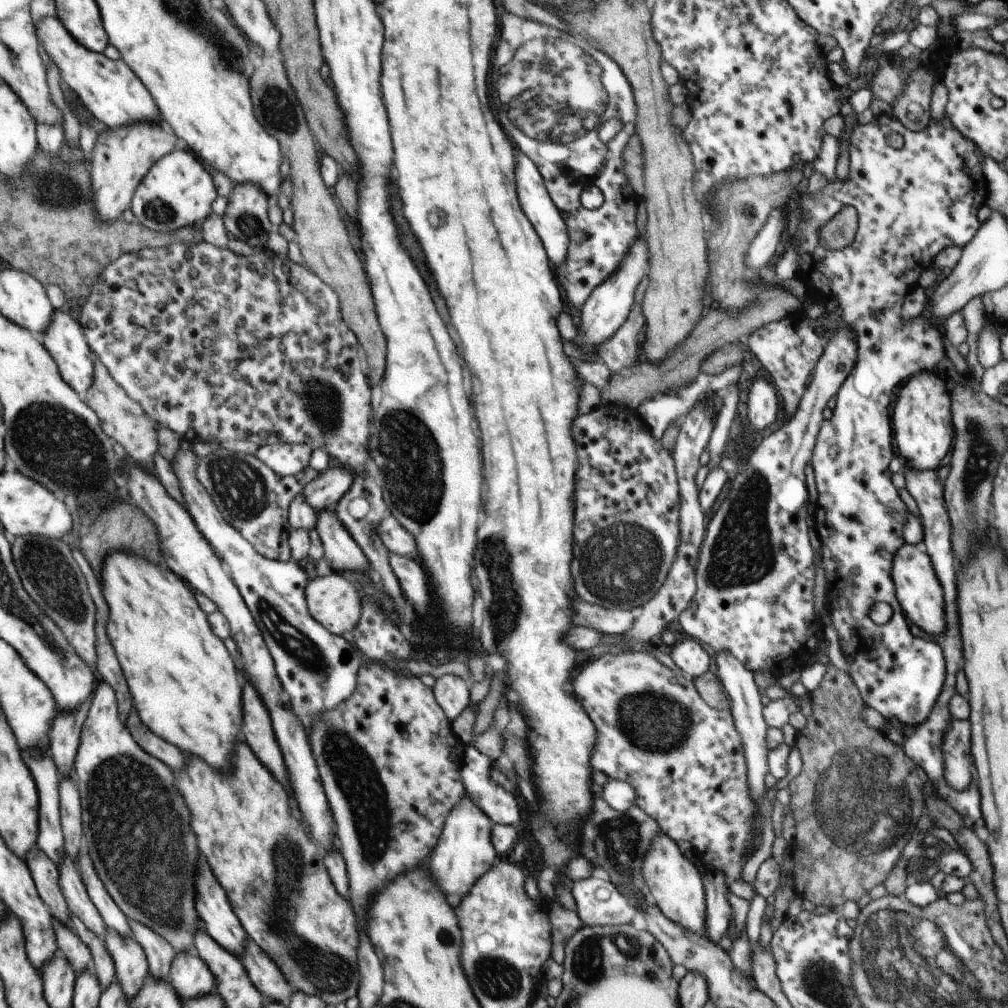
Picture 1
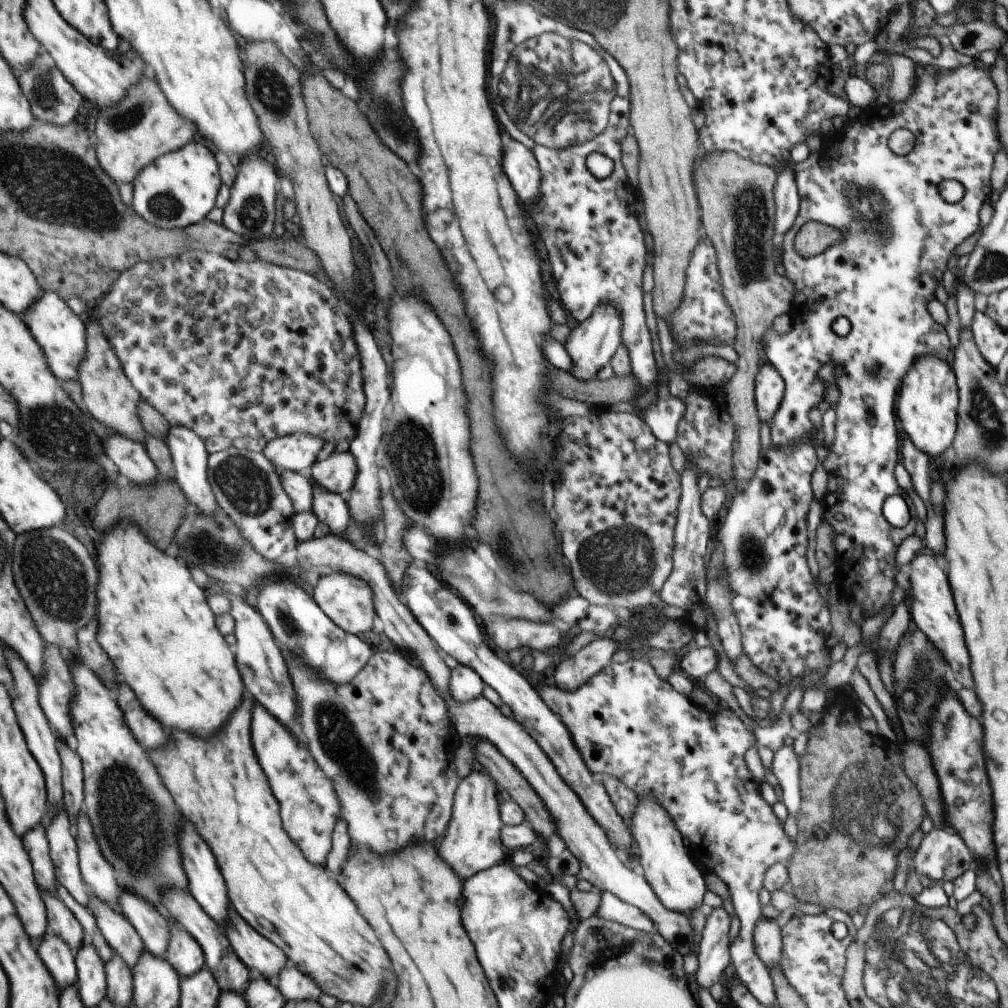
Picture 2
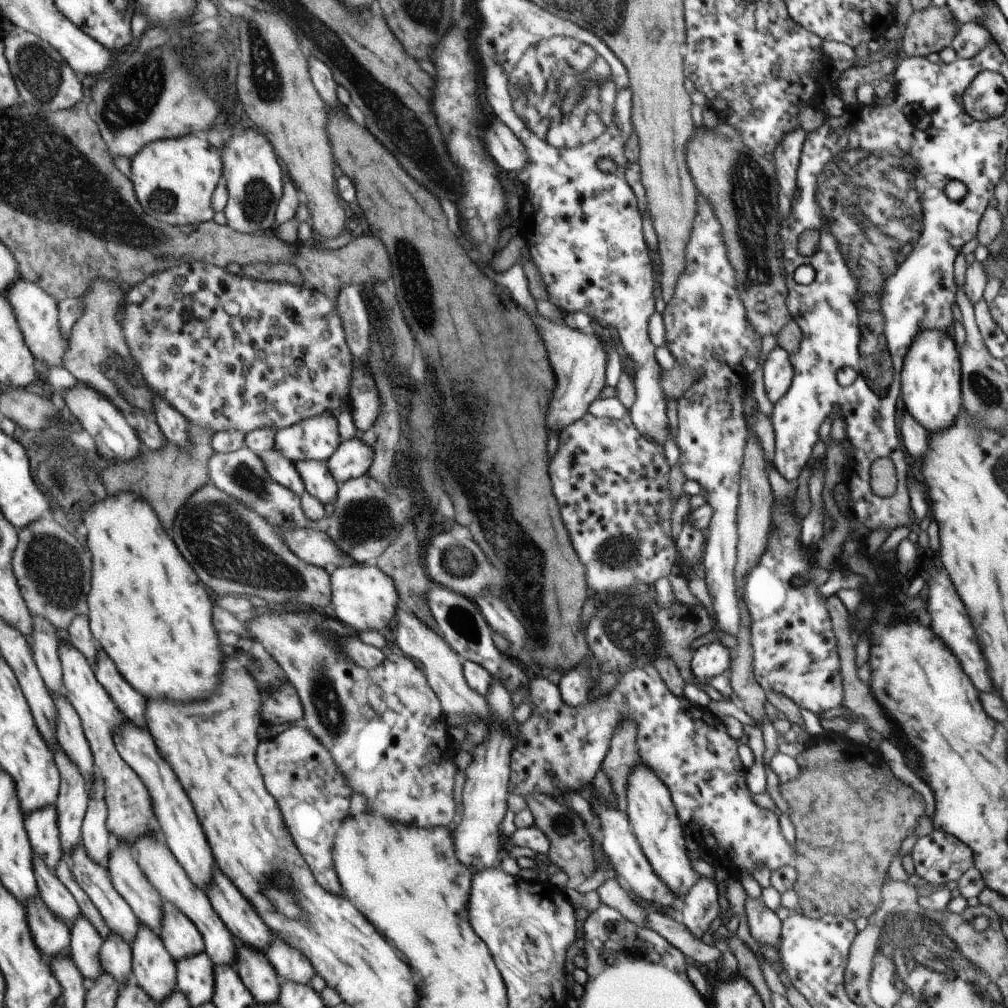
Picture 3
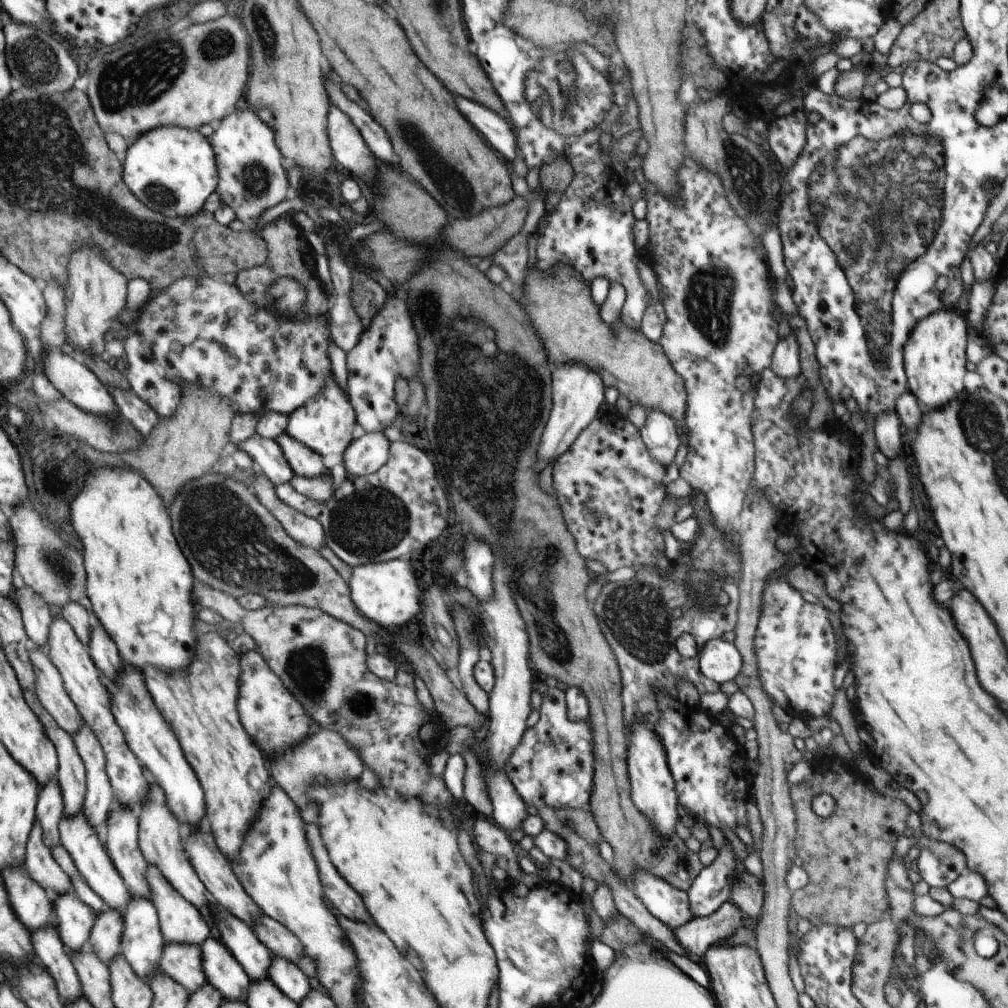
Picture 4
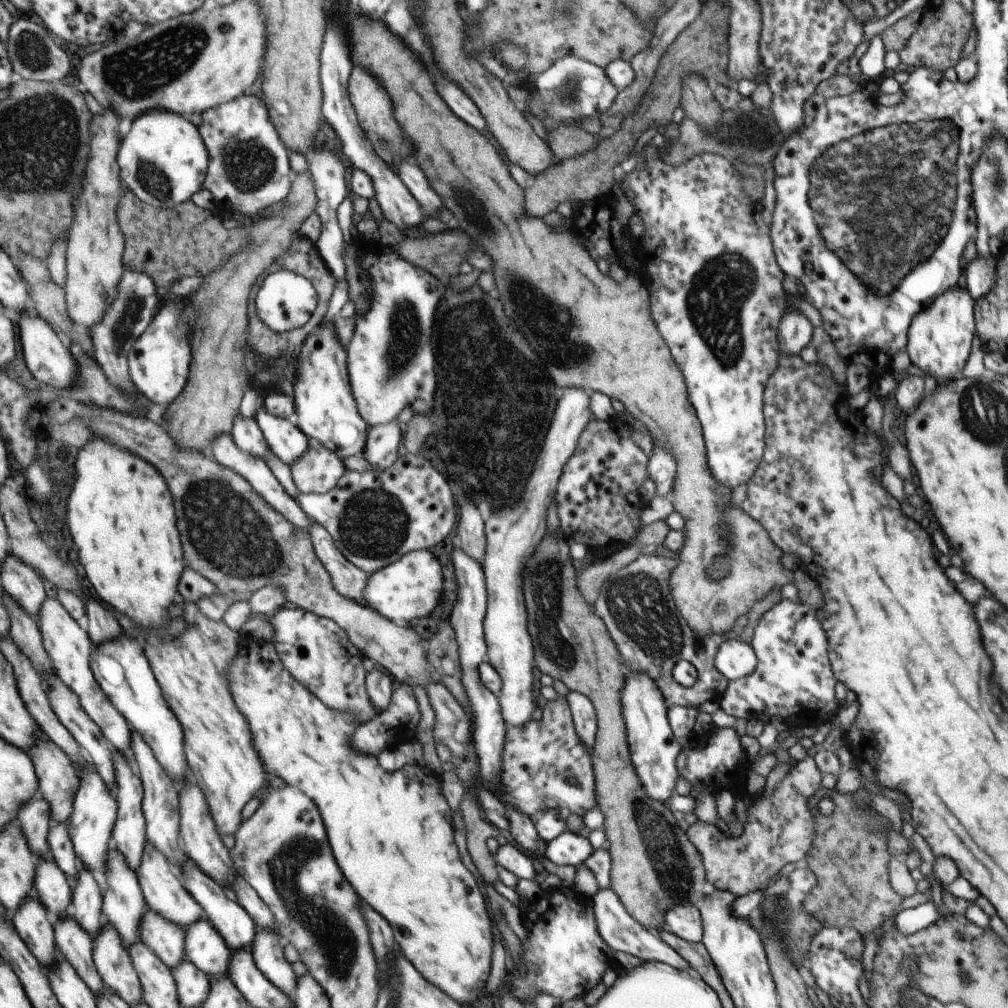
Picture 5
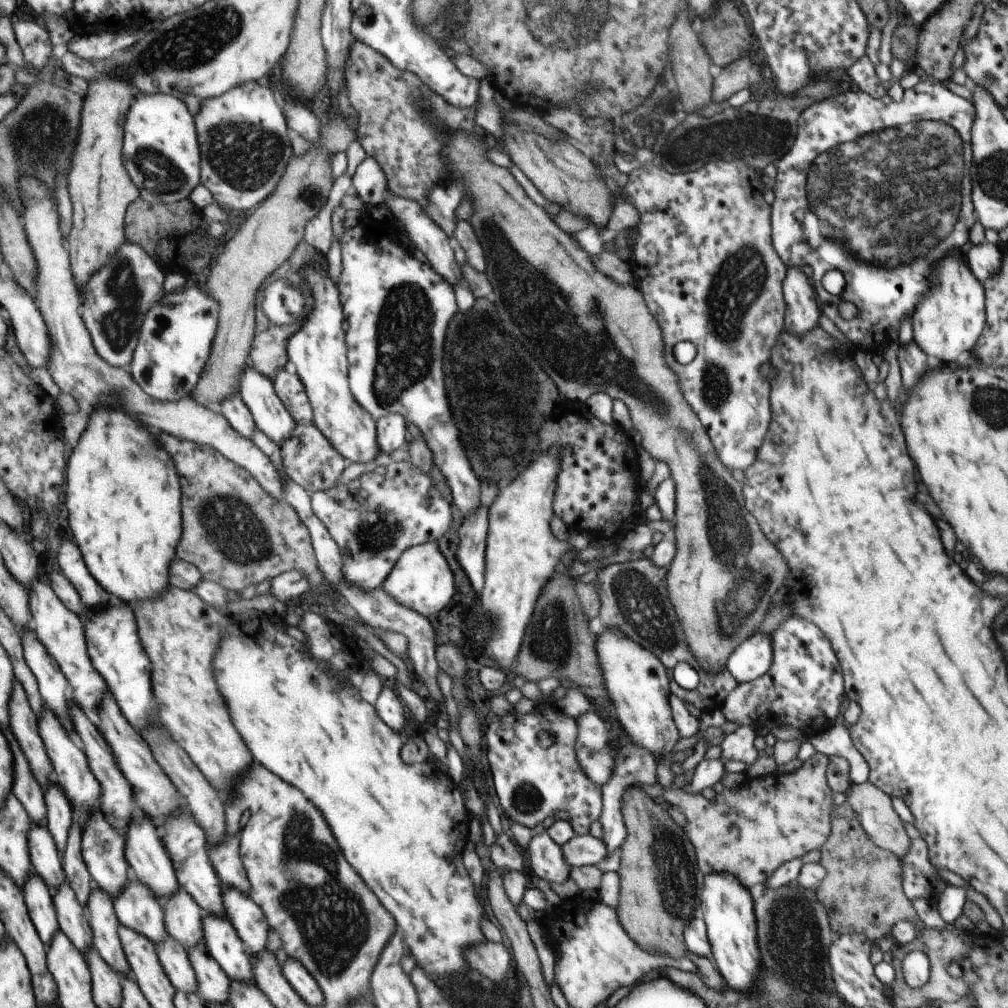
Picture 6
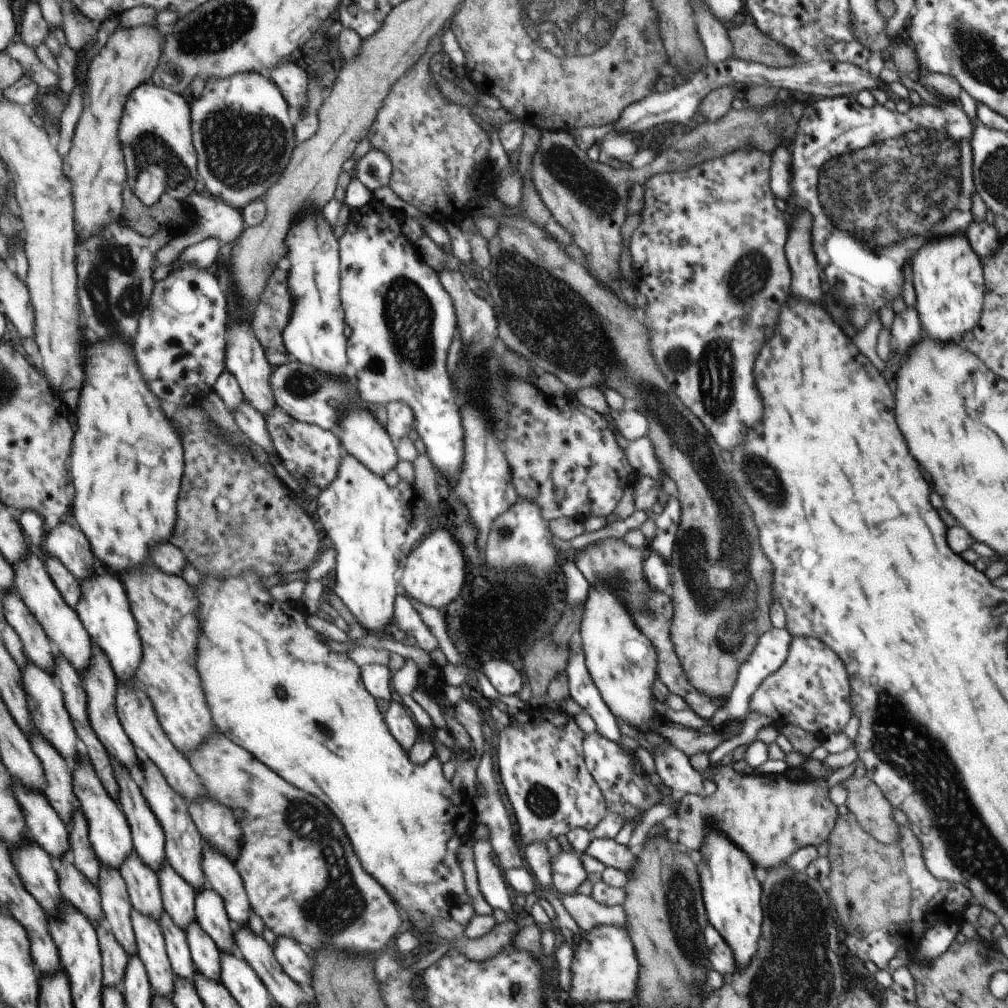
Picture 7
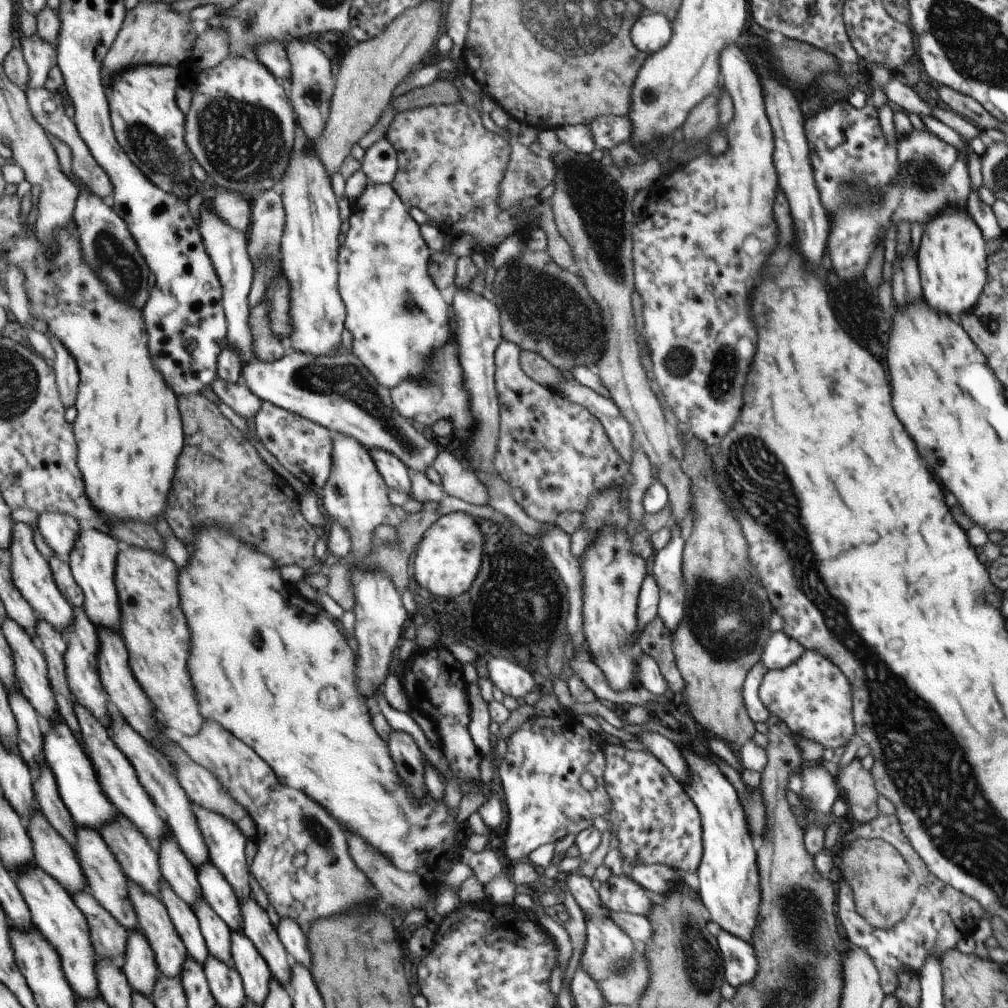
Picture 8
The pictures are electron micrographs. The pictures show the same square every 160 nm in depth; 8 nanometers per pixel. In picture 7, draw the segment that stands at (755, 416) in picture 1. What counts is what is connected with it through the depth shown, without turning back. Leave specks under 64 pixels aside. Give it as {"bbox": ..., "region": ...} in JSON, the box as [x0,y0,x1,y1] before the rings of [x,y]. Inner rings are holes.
{"bbox":[785,210,821,302],"region":[[[801,210],[793,216],[789,228],[789,244],[785,244],[785,252],[789,252],[789,268],[792,274],[792,292],[799,300],[817,302],[821,296],[819,290],[819,272],[811,242],[811,214]]]}

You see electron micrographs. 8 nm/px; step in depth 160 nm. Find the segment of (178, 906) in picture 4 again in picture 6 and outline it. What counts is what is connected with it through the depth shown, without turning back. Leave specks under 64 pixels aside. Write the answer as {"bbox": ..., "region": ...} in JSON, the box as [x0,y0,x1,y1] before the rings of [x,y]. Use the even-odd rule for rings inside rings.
{"bbox":[124,811,181,902],"region":[[[138,811],[137,816],[133,817],[128,824],[128,832],[124,836],[127,840],[127,858],[131,864],[132,874],[149,886],[161,902],[167,900],[177,889],[181,888],[173,861],[162,842],[163,838],[158,834],[158,829],[149,816]]]}

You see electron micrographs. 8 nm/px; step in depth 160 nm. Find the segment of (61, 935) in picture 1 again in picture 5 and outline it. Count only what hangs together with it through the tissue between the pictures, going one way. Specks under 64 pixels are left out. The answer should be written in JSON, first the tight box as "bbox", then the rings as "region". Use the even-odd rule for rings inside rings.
{"bbox":[18,794,53,859],"region":[[[37,794],[35,799],[29,799],[24,807],[20,808],[18,816],[31,850],[38,856],[53,859],[49,846],[48,836],[53,822],[51,805],[43,796]]]}

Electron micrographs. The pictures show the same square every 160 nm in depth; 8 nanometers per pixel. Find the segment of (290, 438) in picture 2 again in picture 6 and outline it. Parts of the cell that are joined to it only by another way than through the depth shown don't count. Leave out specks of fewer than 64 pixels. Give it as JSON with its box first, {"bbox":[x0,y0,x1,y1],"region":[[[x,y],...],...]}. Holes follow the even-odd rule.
{"bbox":[288,263,382,464],"region":[[[313,263],[304,272],[314,294],[314,307],[301,330],[288,340],[289,358],[304,381],[314,408],[314,424],[345,458],[363,464],[373,462],[382,452],[378,441],[378,426],[372,413],[356,399],[350,384],[347,332],[343,330],[347,316],[340,299],[340,288],[331,280],[329,270],[323,263]]]}

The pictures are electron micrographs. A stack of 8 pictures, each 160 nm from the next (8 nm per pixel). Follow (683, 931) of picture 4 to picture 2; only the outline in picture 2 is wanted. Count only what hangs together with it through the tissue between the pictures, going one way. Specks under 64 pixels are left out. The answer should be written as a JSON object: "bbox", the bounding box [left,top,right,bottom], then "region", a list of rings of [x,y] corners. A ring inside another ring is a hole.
{"bbox":[595,891,655,931],"region":[[[603,891],[600,893],[600,901],[595,916],[601,917],[606,921],[613,921],[638,931],[655,931],[653,922],[643,914],[638,908],[620,901],[610,892]]]}

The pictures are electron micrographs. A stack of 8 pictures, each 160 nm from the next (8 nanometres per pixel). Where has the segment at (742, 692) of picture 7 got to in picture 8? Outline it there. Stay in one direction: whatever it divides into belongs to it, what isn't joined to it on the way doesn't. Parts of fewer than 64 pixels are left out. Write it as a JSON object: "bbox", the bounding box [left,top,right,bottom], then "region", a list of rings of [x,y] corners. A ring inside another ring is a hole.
{"bbox":[761,632,804,671],"region":[[[773,632],[761,652],[761,664],[766,671],[777,671],[796,663],[804,650],[799,641],[792,640],[784,632]]]}

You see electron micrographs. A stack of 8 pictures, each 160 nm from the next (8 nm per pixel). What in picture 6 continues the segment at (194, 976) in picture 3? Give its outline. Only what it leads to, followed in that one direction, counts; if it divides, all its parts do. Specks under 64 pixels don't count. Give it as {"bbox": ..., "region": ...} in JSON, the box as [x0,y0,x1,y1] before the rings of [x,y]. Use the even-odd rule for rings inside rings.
{"bbox":[115,875,168,946],"region":[[[134,875],[128,880],[128,887],[115,899],[115,906],[125,926],[148,936],[157,946],[168,938],[161,900]]]}

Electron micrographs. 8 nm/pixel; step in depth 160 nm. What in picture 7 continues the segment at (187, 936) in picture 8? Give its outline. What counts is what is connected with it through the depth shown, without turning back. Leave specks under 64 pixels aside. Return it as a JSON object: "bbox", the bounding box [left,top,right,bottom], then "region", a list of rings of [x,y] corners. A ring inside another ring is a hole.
{"bbox":[159,912,198,982],"region":[[[167,912],[164,913],[159,924],[164,930],[165,946],[168,948],[173,972],[176,973],[178,979],[183,978],[183,980],[195,982],[198,970],[195,962],[193,962],[193,954],[191,954],[191,946],[187,942],[186,930],[179,928]]]}

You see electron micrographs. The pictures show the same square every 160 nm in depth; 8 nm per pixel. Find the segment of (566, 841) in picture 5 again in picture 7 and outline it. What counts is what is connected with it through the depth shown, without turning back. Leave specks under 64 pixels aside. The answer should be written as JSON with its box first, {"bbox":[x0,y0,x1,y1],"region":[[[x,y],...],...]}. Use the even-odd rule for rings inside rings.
{"bbox":[583,838,635,874],"region":[[[592,838],[583,854],[599,860],[605,867],[621,870],[625,874],[635,866],[635,856],[627,852],[625,846],[617,844],[612,839]]]}

